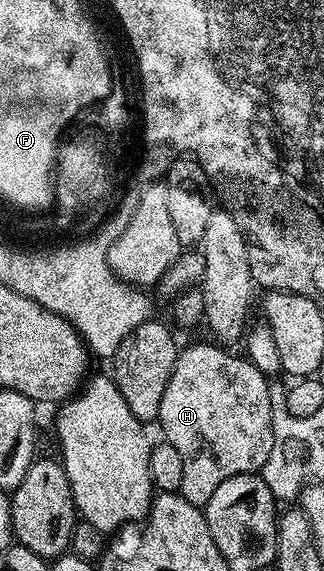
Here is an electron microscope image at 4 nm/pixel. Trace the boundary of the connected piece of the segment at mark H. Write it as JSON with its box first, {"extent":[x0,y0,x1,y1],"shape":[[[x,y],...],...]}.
{"extent":[158,343,273,506],"shape":[[[218,343],[211,344],[191,344],[188,348],[184,347],[179,353],[177,362],[173,366],[173,374],[169,378],[169,386],[165,386],[165,394],[161,397],[161,410],[159,411],[158,427],[163,427],[162,439],[168,444],[177,446],[178,452],[181,454],[181,462],[185,462],[185,474],[183,475],[179,492],[189,502],[205,506],[209,502],[209,498],[213,498],[213,490],[217,490],[217,486],[221,486],[221,482],[225,482],[234,476],[240,476],[246,472],[255,474],[260,471],[261,465],[269,462],[269,450],[273,450],[273,426],[271,425],[271,403],[269,402],[269,380],[264,376],[257,366],[251,364],[251,361],[242,355],[234,356],[233,351],[226,347],[220,346]]]}

